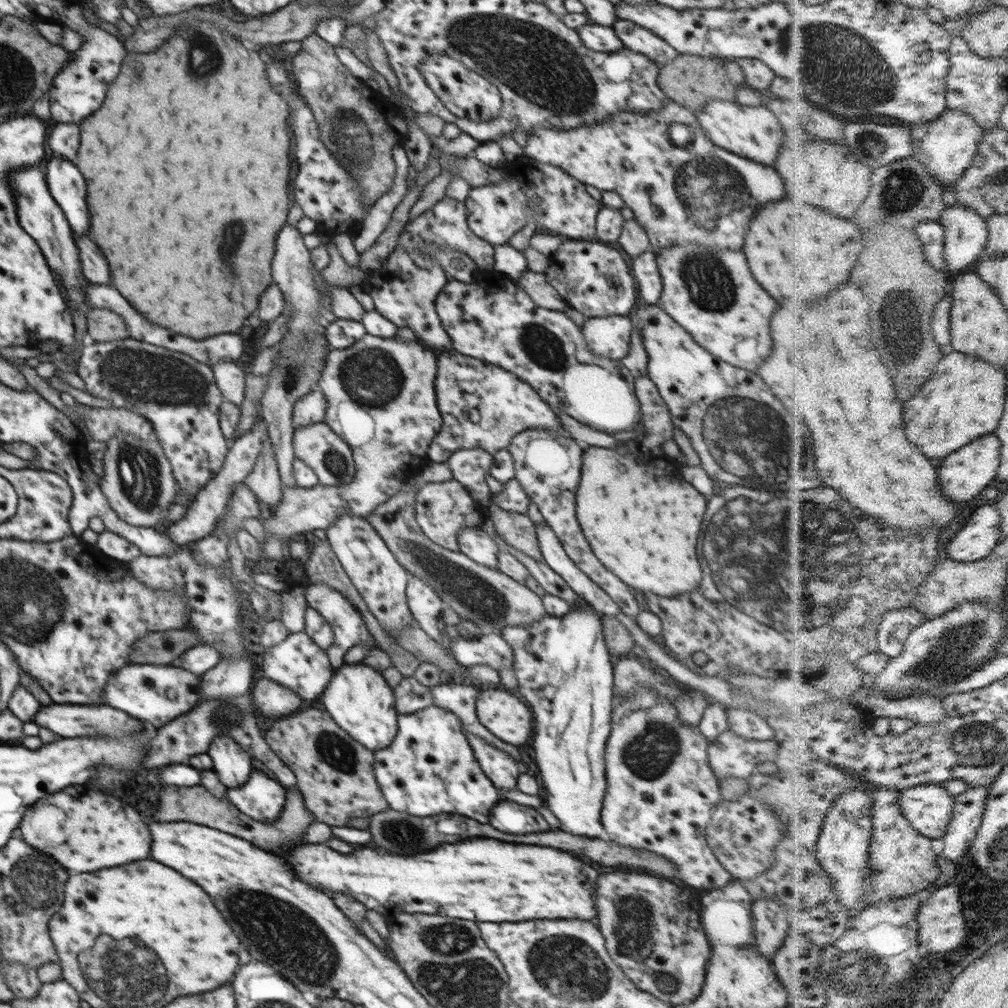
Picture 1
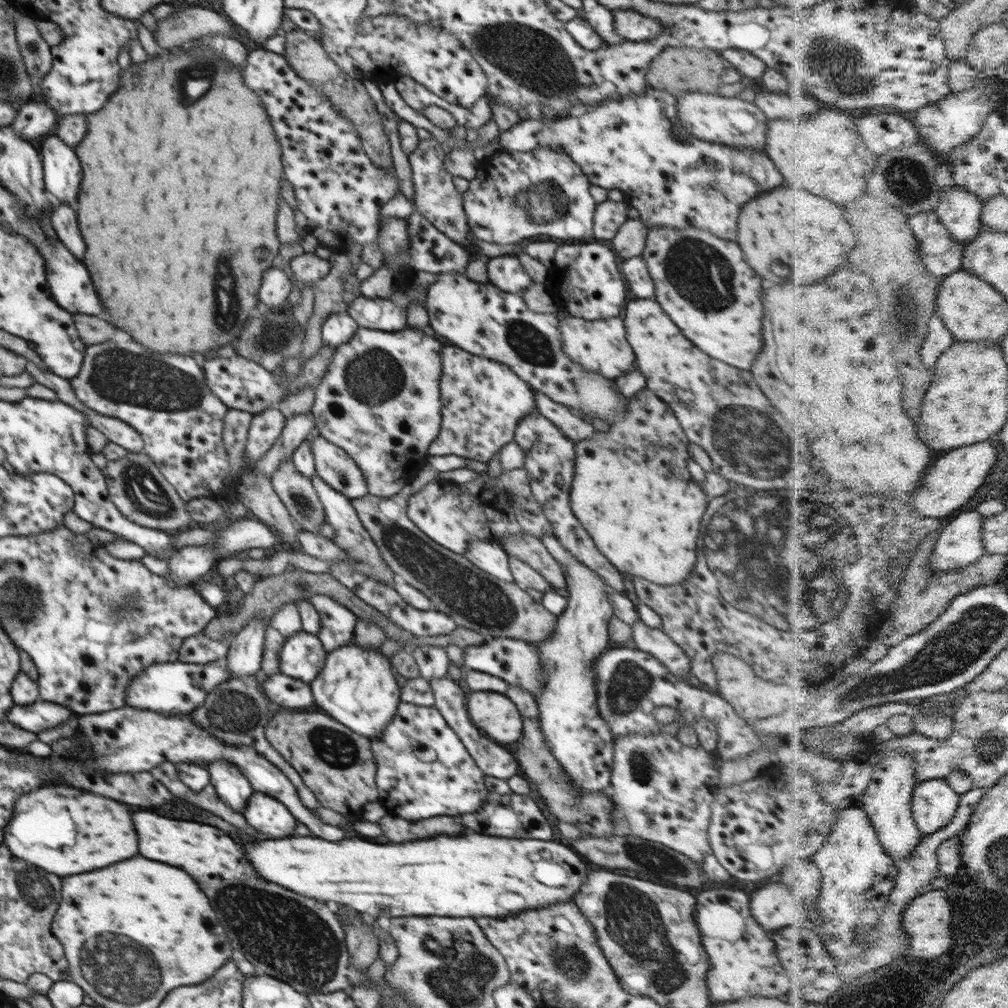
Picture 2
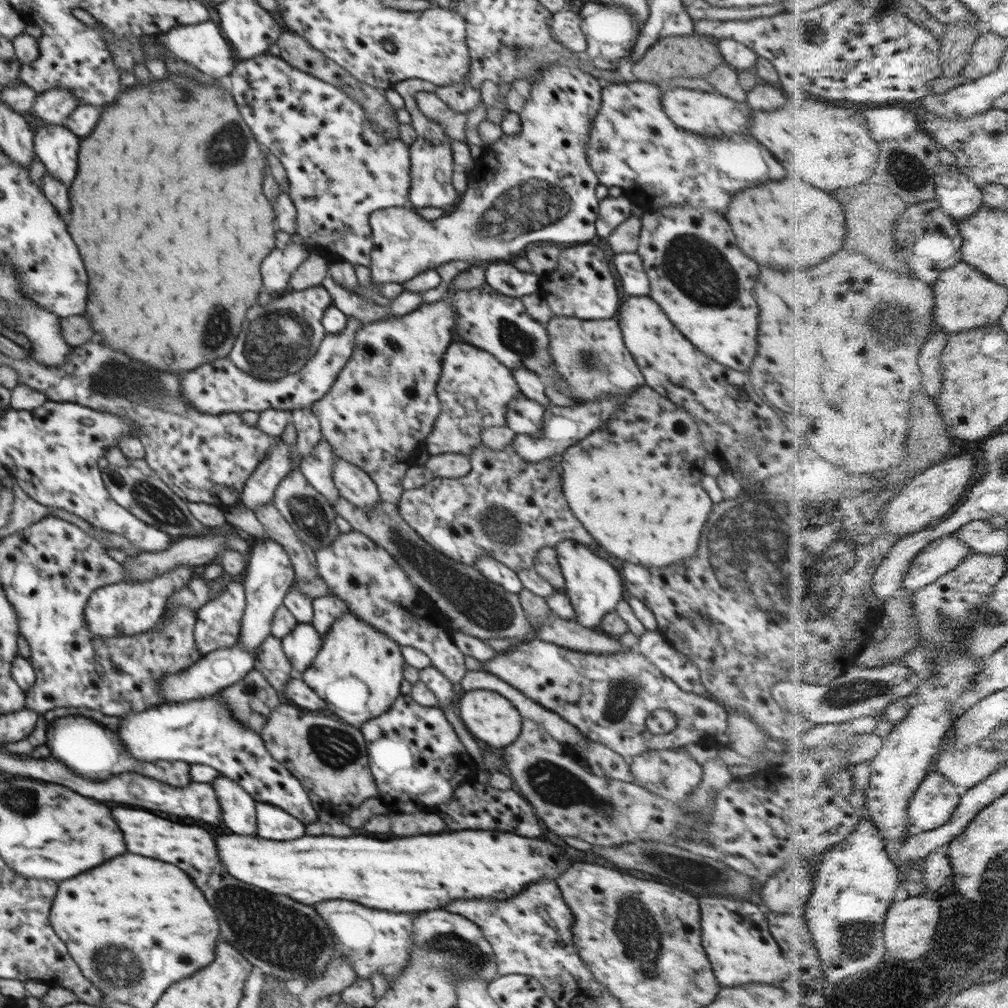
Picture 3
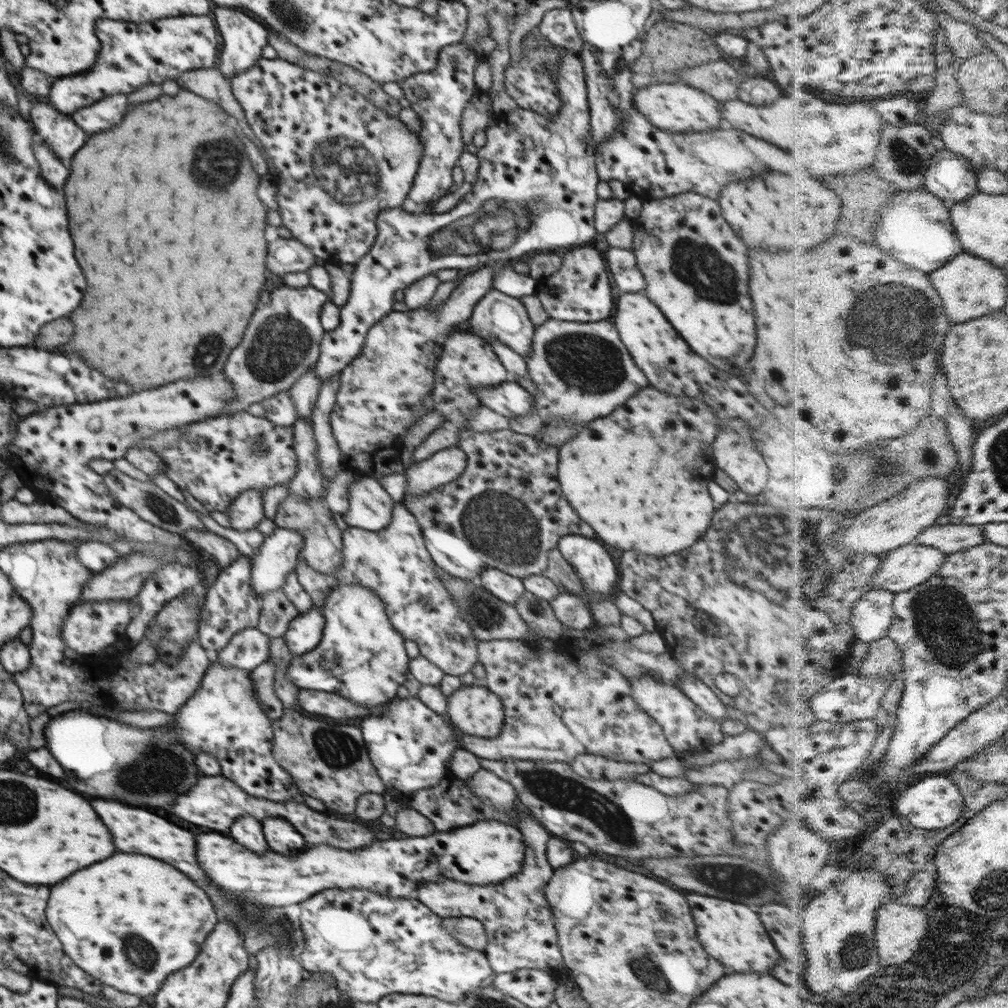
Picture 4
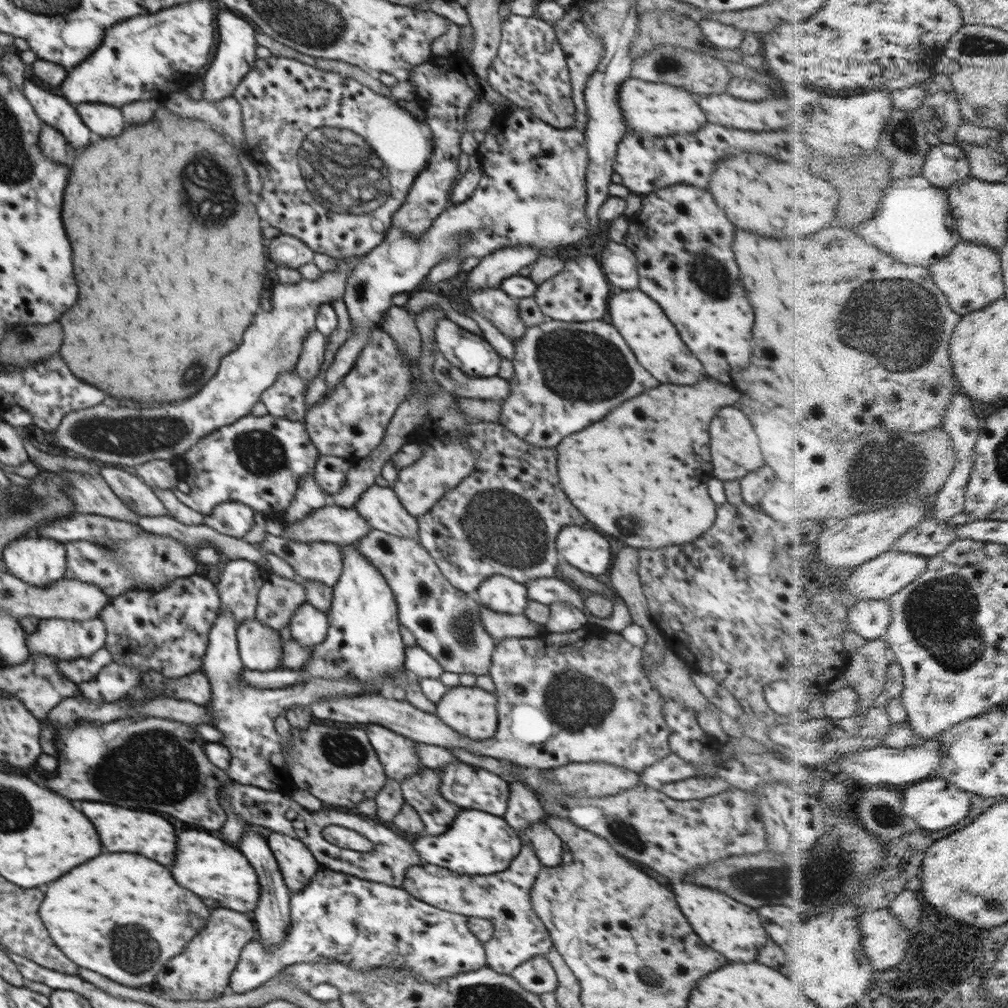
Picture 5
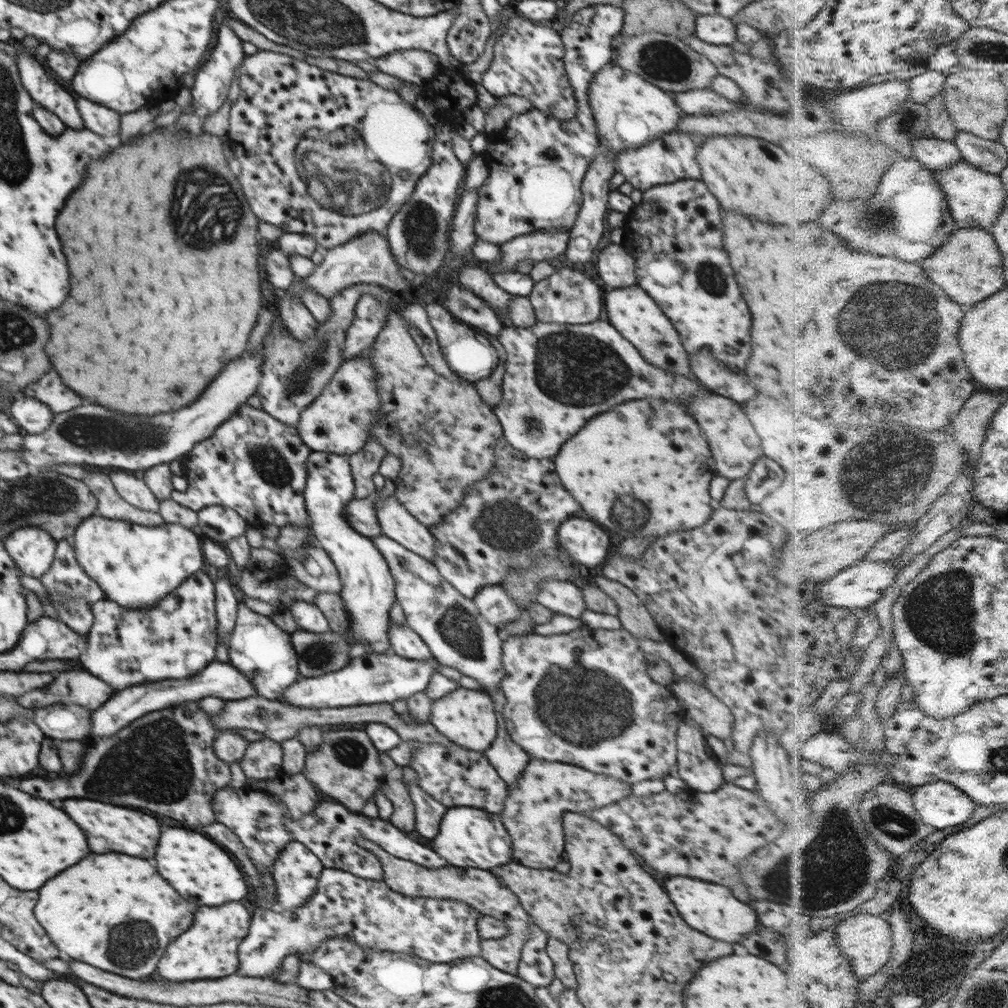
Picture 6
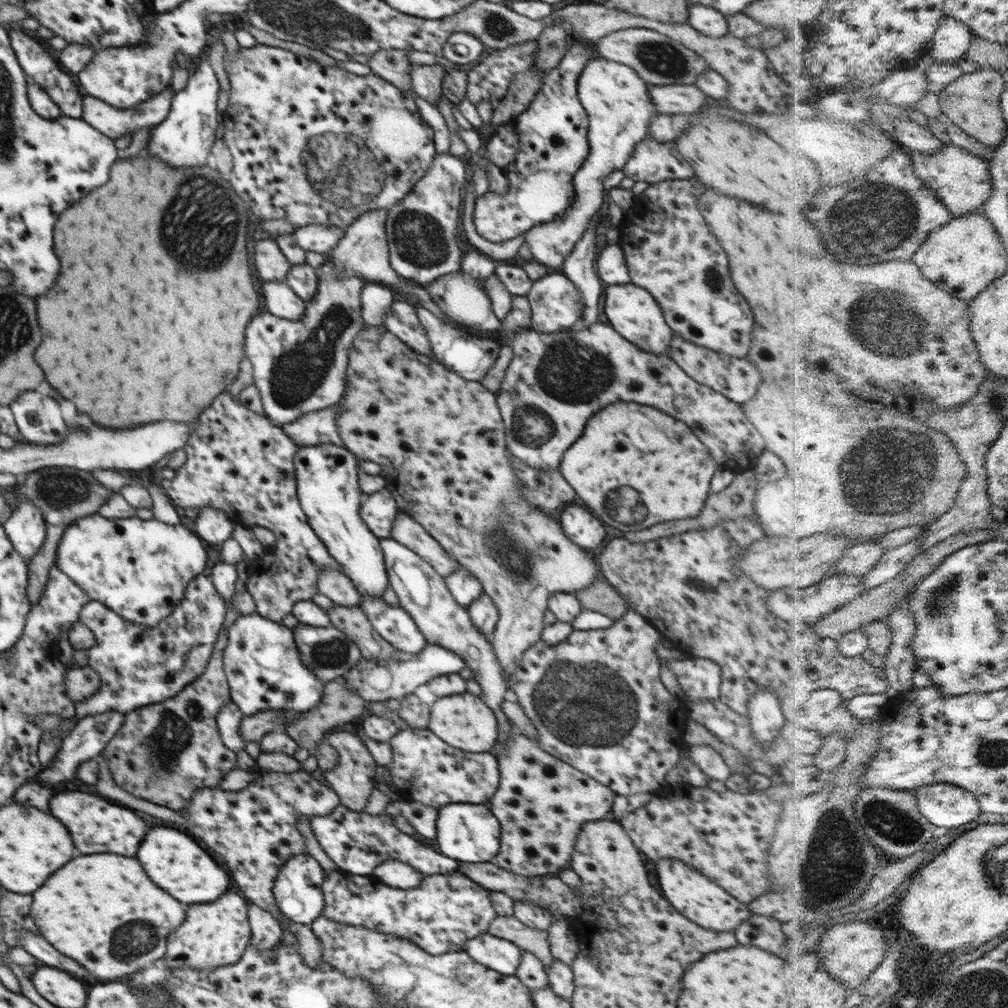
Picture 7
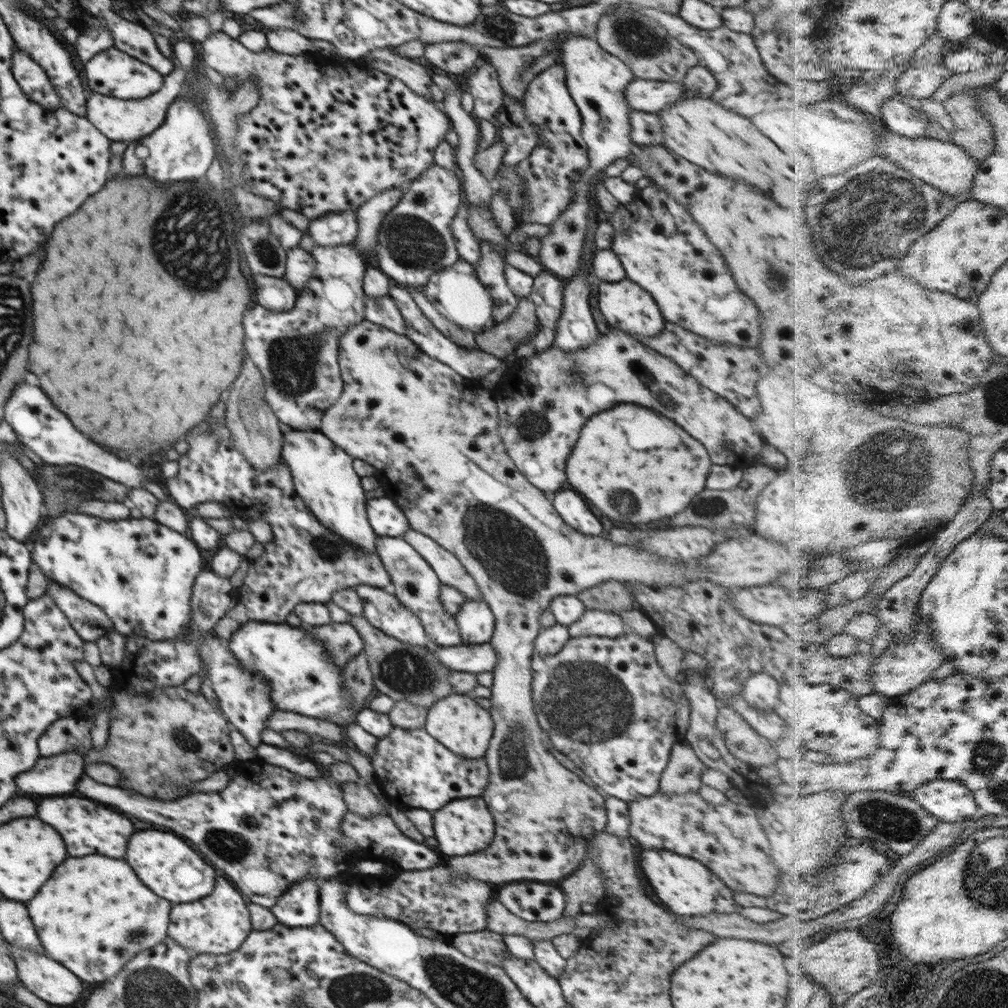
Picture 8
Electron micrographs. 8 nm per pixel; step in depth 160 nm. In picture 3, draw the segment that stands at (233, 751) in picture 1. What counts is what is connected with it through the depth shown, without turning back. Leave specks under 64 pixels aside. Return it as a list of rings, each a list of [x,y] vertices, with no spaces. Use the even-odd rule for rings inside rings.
[[[218,775],[211,783],[221,808],[222,822],[234,834],[256,836],[258,834],[255,811],[256,801],[231,778]]]

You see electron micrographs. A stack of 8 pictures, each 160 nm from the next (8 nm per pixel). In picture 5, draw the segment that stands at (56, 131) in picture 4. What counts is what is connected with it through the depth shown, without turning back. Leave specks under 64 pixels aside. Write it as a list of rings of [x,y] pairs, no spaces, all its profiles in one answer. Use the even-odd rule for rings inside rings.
[[[28,79],[24,80],[23,93],[41,122],[53,126],[62,133],[62,137],[68,142],[68,149],[72,147],[76,150],[88,144],[90,130],[84,126],[81,116],[71,102],[62,95],[43,90]]]

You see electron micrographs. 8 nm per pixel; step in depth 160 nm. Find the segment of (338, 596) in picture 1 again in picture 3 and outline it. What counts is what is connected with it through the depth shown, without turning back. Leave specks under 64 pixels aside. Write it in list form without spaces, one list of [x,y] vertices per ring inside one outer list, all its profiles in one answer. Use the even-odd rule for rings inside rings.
[[[332,594],[313,599],[313,620],[310,624],[324,638],[332,629],[332,623],[349,612],[347,604],[338,596]]]

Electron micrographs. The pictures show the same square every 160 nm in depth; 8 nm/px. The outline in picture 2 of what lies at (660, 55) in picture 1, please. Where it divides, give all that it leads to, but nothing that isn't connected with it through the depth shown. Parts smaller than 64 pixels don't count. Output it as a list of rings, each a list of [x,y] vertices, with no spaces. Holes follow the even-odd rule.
[[[614,9],[611,12],[615,19],[616,35],[624,41],[650,41],[660,35],[660,24],[642,13],[629,9]]]

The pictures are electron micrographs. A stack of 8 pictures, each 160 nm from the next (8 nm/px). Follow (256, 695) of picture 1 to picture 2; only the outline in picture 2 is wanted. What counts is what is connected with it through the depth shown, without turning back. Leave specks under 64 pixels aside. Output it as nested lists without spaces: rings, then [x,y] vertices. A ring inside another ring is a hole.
[[[280,672],[267,676],[261,688],[265,698],[283,710],[301,710],[315,703],[310,684]]]

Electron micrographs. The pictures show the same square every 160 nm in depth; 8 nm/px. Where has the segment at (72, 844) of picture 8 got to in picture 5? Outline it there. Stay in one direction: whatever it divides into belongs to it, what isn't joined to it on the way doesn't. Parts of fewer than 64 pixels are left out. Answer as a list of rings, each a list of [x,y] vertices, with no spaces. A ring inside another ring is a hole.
[[[74,802],[80,812],[88,816],[88,820],[96,826],[100,832],[100,842],[104,848],[114,850],[114,852],[132,852],[156,860],[158,864],[174,864],[174,854],[176,854],[176,830],[170,826],[168,820],[156,814],[148,812],[136,812],[136,810],[124,810],[120,806],[110,806],[102,802]]]

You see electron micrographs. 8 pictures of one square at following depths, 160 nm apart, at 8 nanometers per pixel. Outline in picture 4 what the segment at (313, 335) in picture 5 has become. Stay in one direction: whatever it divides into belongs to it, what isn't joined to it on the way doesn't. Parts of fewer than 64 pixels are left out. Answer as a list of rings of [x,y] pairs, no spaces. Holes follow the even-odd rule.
[[[313,365],[289,388],[289,395],[295,404],[299,418],[305,416],[311,418],[320,387],[321,383]]]

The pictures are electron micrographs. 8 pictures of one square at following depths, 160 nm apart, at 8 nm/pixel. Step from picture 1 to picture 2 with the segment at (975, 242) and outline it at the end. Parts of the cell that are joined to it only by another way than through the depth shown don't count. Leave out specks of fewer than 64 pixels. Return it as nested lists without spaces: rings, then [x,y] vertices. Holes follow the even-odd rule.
[[[956,183],[954,187],[950,187],[943,191],[942,202],[937,208],[937,213],[941,215],[942,222],[952,230],[953,237],[962,244],[972,244],[975,238],[978,238],[983,231],[983,214],[985,202],[979,198],[977,194],[966,190],[964,187]]]

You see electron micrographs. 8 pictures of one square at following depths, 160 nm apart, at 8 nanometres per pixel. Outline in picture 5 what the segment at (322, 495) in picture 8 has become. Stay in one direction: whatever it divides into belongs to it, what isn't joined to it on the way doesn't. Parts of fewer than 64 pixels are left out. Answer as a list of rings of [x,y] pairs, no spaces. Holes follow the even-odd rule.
[[[319,455],[315,464],[315,477],[318,486],[322,487],[324,496],[330,500],[338,494],[346,482],[346,473],[354,464],[346,458]],[[338,545],[341,550],[343,571],[338,582],[333,586],[333,597],[327,610],[329,623],[326,638],[317,644],[310,653],[309,659],[301,669],[278,669],[273,671],[257,671],[243,668],[241,677],[254,689],[282,689],[300,684],[311,678],[327,678],[334,680],[351,675],[368,686],[378,686],[379,680],[392,678],[393,674],[405,666],[405,648],[407,647],[399,632],[398,607],[392,589],[379,570],[354,547]]]

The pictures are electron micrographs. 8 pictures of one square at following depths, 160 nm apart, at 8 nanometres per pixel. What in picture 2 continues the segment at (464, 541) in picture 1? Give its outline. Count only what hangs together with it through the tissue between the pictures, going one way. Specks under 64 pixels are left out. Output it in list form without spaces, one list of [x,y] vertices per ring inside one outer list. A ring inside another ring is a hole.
[[[485,538],[477,541],[470,541],[468,552],[465,558],[477,568],[484,570],[492,577],[506,582],[512,582],[513,576],[509,566],[507,553],[499,544],[494,544]]]

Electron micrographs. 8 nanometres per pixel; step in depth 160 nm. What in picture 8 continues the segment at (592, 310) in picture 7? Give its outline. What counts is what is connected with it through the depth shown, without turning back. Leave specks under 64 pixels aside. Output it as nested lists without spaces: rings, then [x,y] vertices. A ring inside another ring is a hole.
[[[580,266],[580,270],[569,281],[563,293],[562,314],[552,343],[552,347],[565,353],[590,346],[600,335],[588,303],[590,284],[586,270]]]

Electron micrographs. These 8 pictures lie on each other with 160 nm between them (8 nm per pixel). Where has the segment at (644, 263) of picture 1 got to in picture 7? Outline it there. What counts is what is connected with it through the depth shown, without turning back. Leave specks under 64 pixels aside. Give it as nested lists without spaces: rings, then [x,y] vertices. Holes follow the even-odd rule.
[[[619,244],[608,245],[598,258],[598,274],[608,284],[628,284],[631,280],[624,251]]]

